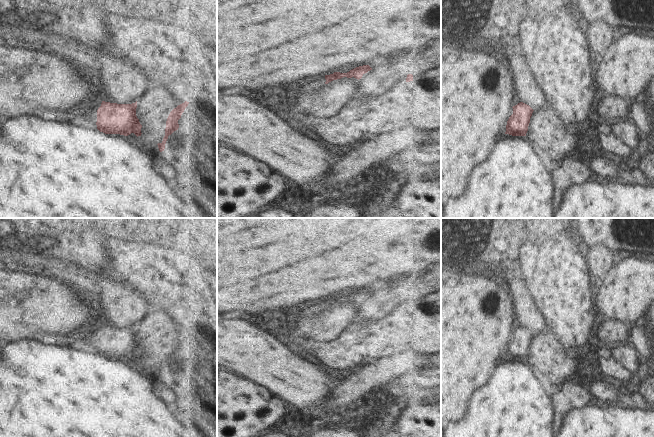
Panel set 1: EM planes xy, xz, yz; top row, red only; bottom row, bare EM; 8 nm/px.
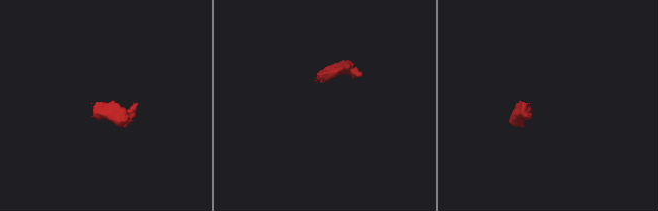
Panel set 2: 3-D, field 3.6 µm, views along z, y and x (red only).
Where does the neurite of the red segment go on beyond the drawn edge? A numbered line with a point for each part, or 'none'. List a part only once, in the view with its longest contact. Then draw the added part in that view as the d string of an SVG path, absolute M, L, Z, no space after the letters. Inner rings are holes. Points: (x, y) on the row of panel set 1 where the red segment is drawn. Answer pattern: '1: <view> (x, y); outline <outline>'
1: xy (95, 104); outline M95 99L89 102L91 110L85 115L93 123L97 122L97 110L101 106L102 101L100 99Z

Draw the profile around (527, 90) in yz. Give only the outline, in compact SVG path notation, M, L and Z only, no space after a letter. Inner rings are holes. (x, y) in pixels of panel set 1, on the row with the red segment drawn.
M497 49L492 53L501 59L512 74L513 97L518 96L520 102L538 110L547 105L546 97L529 70L522 53Z

